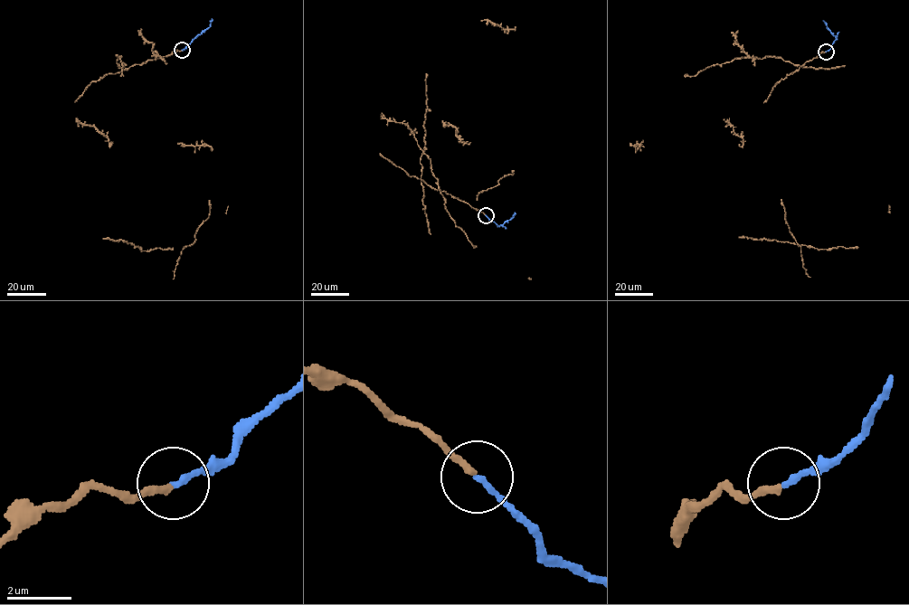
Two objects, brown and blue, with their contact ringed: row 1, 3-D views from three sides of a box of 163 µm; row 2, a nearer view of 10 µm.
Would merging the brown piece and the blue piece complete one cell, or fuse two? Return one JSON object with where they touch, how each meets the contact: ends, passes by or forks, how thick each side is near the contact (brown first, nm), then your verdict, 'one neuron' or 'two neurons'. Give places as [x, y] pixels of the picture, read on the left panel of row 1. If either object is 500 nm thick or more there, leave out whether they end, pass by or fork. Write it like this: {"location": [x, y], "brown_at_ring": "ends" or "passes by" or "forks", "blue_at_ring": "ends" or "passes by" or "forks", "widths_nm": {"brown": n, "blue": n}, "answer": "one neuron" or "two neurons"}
{"location": [182, 50], "brown_at_ring": "ends", "blue_at_ring": "ends", "widths_nm": {"brown": 220, "blue": 180}, "answer": "two neurons"}

